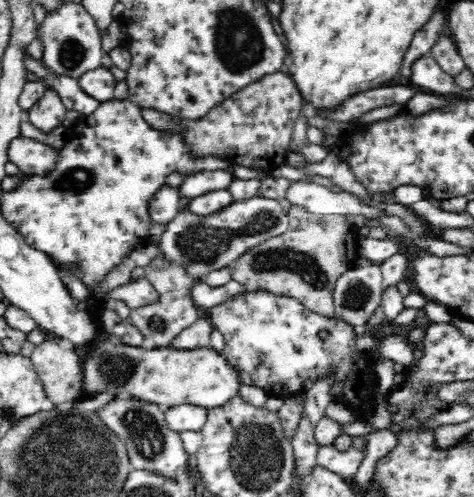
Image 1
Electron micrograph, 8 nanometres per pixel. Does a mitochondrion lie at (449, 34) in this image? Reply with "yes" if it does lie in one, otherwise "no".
no

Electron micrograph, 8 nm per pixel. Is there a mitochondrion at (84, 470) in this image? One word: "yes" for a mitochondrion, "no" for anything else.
yes

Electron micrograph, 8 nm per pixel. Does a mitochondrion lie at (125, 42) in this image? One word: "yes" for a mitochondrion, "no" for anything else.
no

